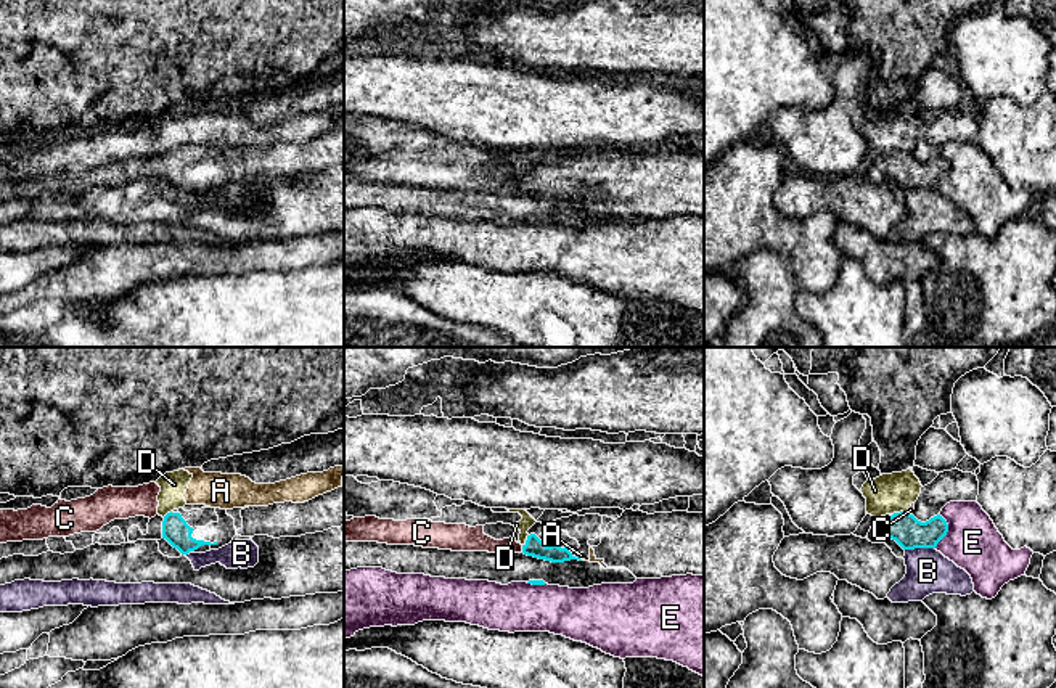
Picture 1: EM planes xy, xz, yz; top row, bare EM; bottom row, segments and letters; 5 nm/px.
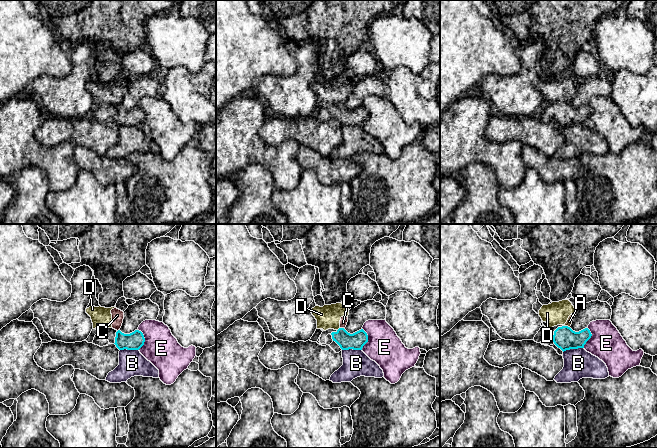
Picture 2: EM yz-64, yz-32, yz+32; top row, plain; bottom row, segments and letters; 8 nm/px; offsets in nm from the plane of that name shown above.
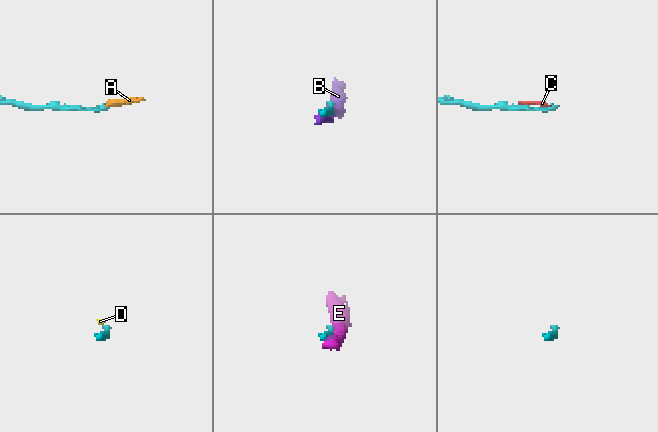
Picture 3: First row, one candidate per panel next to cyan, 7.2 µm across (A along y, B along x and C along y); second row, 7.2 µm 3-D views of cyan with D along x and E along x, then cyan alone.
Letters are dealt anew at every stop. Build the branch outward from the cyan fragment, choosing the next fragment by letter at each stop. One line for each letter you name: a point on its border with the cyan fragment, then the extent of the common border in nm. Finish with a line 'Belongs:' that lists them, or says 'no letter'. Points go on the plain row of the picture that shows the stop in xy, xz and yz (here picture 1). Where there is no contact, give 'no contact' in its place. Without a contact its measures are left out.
Belongs: no letter

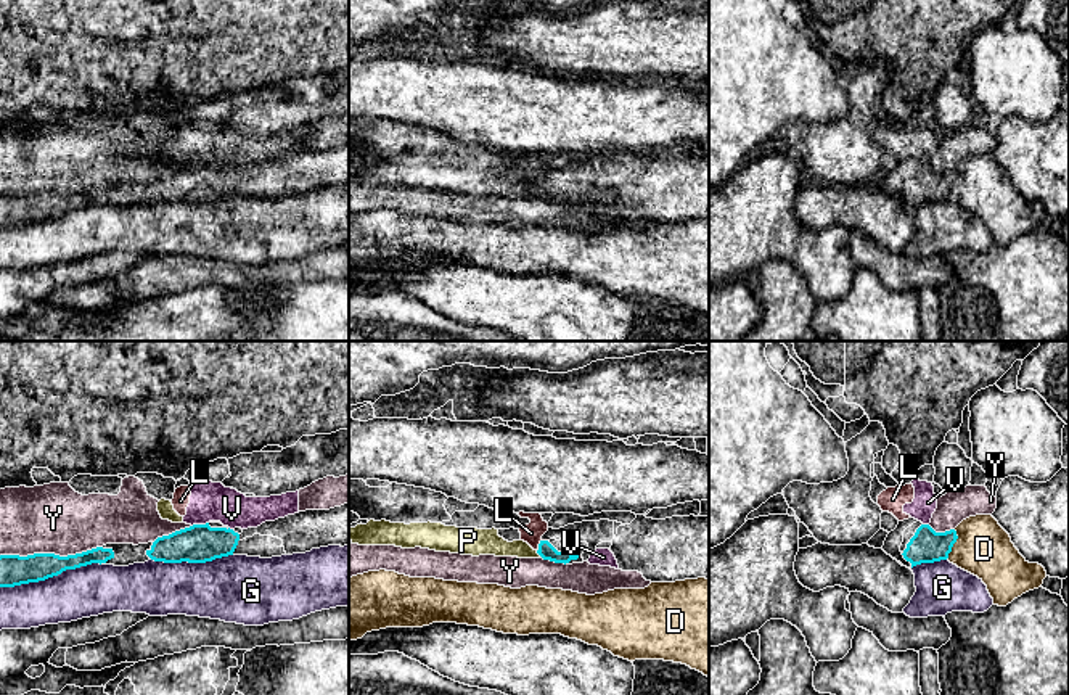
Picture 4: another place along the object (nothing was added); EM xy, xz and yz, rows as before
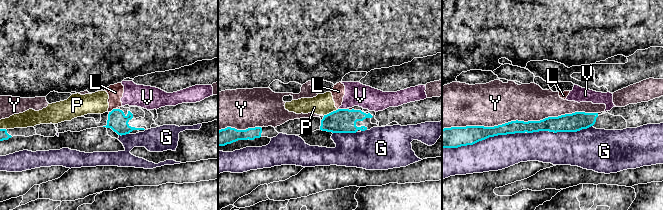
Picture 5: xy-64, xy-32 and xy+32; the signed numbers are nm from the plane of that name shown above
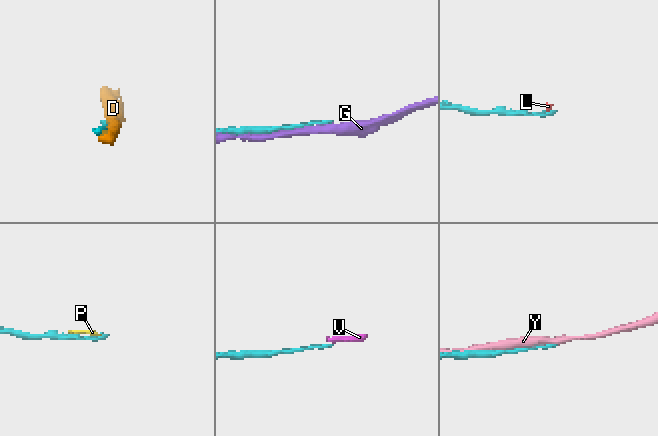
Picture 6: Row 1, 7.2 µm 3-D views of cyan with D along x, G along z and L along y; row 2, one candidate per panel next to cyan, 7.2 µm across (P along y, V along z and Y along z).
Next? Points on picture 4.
Belongs: no letter

